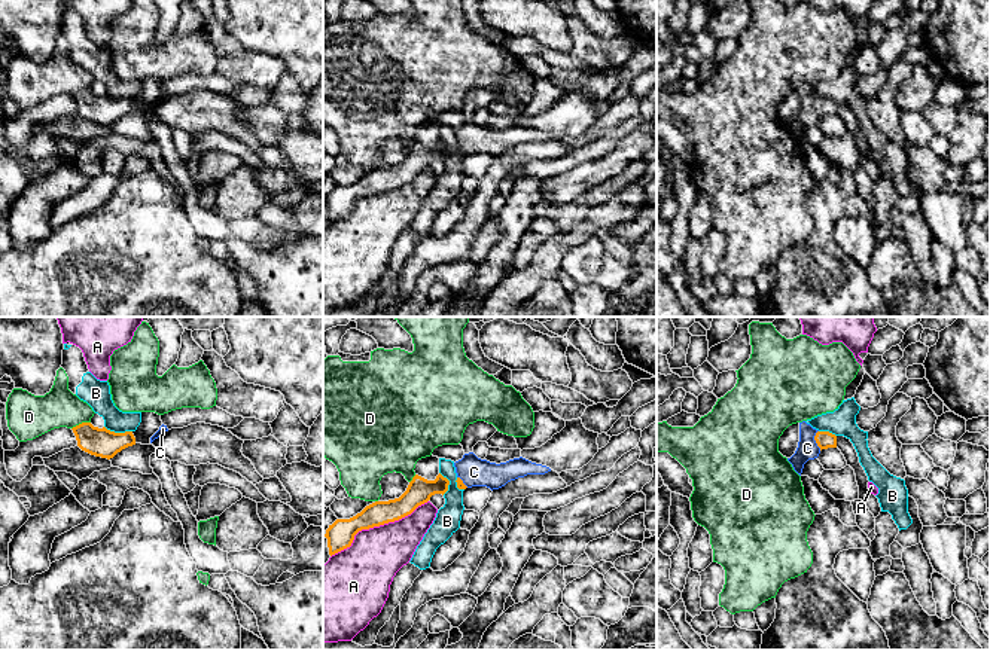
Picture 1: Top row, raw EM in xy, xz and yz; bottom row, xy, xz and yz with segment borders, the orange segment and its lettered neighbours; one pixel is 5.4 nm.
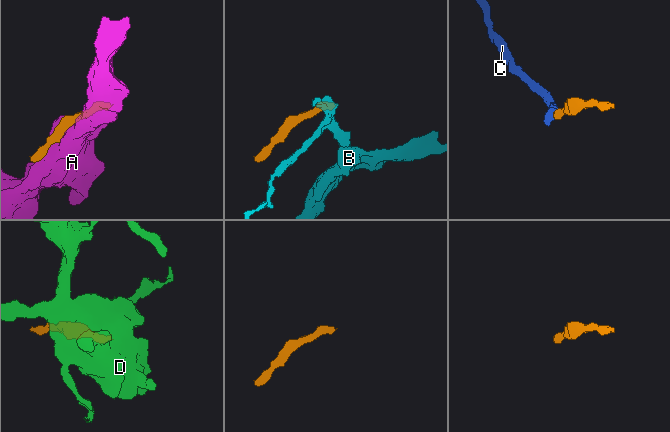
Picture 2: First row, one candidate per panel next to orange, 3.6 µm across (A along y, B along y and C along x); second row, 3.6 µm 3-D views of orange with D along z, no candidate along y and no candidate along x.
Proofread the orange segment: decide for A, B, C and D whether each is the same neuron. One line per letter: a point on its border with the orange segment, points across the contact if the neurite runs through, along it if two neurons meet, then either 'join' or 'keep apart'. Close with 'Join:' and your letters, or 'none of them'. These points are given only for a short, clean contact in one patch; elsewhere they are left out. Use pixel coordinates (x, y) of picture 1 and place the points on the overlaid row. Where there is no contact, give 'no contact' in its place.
A: xz (377, 525) | keep apart
B: xy (118, 433) | along xy (104, 426), (113, 432), (131, 432) | keep apart
C: yz (815, 439) | across yz (824, 439), (815, 439), (807, 448) | join
D: xy (82, 423) | along xy (90, 421), (82, 421), (72, 429) | keep apart
Join: C

